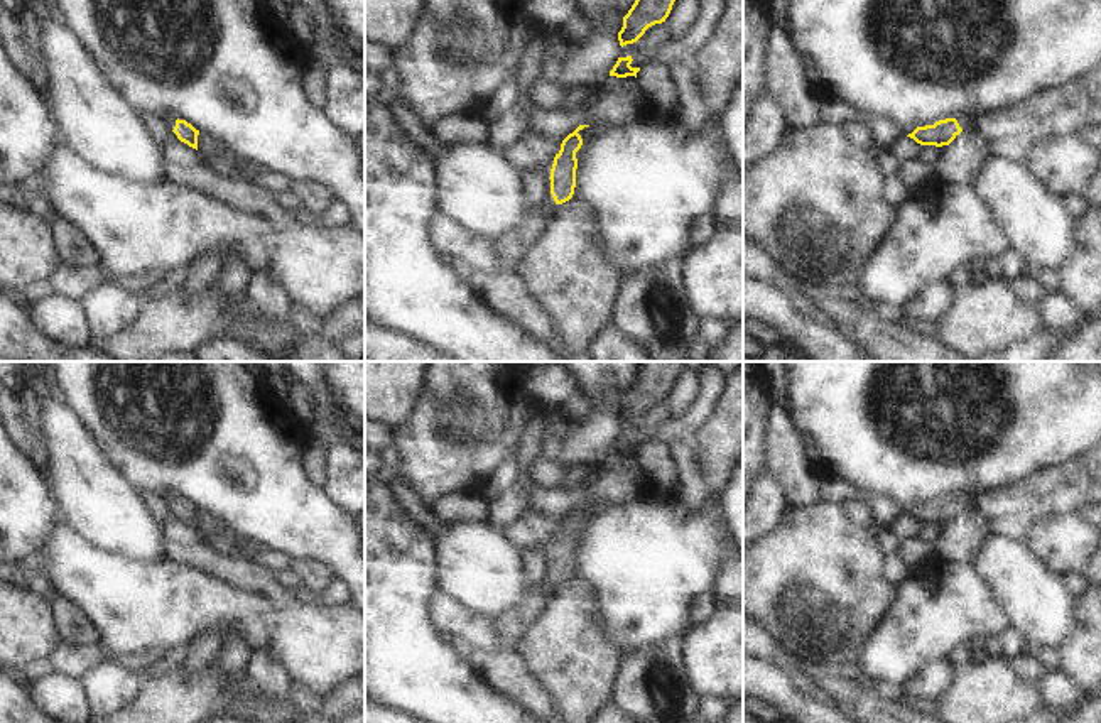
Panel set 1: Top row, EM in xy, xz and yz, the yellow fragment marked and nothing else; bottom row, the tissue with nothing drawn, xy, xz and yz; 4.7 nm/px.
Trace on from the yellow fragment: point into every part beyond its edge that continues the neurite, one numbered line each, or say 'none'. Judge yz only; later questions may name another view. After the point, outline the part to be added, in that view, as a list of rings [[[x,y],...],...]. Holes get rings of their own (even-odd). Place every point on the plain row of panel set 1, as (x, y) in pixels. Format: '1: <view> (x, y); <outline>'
1: yz (965, 497); [[[984,490],[984,492],[963,492],[956,498],[957,498],[961,507],[968,507],[971,502],[976,502],[976,500],[983,498],[988,493],[991,493],[991,490]]]

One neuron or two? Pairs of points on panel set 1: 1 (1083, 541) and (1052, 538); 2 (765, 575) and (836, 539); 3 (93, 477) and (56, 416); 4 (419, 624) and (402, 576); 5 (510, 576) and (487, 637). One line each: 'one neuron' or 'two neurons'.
1: one neuron
2: one neuron
3: one neuron
4: one neuron
5: two neurons

